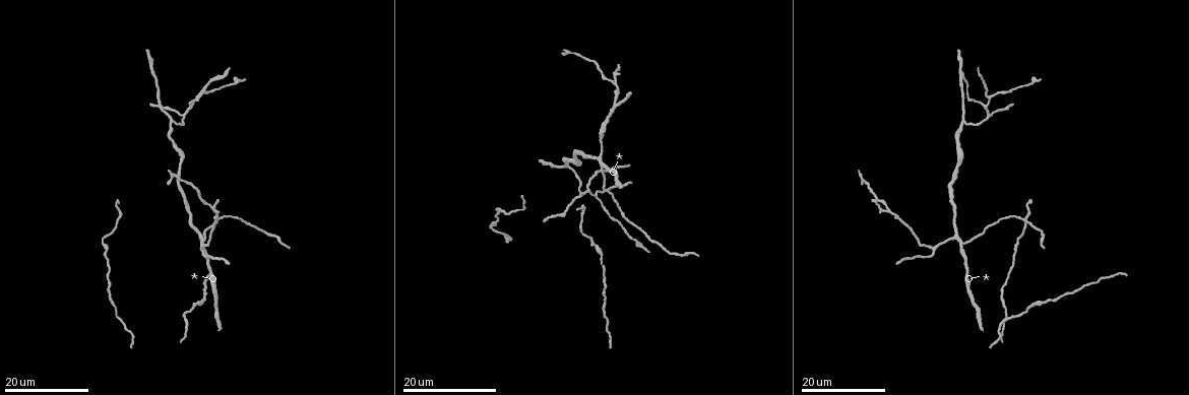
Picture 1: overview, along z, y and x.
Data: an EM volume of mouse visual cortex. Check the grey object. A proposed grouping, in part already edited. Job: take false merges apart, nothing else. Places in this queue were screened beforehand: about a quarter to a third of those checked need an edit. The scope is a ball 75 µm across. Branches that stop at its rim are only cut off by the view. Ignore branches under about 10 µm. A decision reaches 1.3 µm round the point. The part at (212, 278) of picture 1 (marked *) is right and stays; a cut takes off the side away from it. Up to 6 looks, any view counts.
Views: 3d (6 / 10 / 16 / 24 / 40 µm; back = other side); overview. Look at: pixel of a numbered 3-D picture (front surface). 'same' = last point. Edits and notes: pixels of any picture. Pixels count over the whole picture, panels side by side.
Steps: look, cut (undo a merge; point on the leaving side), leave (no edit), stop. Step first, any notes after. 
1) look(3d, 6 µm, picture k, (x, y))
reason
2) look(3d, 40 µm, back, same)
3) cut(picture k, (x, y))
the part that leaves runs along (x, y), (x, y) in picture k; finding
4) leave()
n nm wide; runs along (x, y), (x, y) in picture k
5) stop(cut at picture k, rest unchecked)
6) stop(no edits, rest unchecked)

look(3d, 16 µm, picture 1, (964, 244))
three arms meet

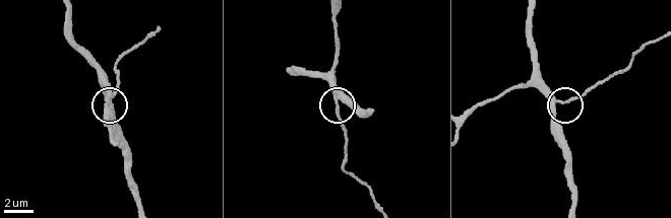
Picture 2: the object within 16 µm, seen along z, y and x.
look(3d, 6 µm, picture 2, (557, 102))
zoom in

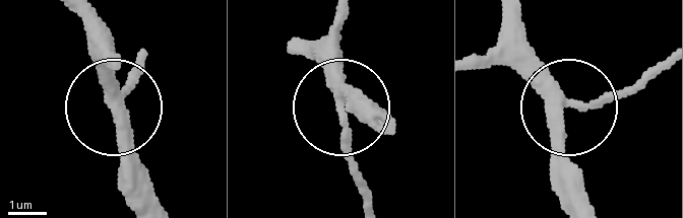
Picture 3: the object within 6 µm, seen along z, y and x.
leave()
runs along (577, 201), (567, 107), (622, 97), (658, 75) in picture 3; one neuron here

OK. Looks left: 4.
look(3d, 24 µm, picture 1, (101, 241))
thick turns thin

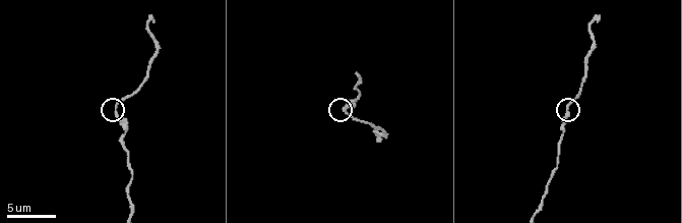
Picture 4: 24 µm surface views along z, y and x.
look(3d, 6 µm, picture 4, (567, 114))

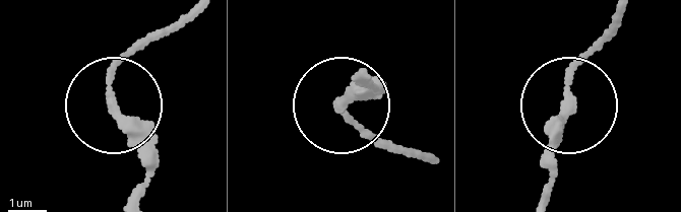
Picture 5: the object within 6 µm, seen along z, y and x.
leave()
runs along (135, 202), (145, 143), (109, 75), (141, 40) in picture 5; one neuron here

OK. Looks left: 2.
look(3d, 24 µm, picture 1, (934, 250))
arms part here

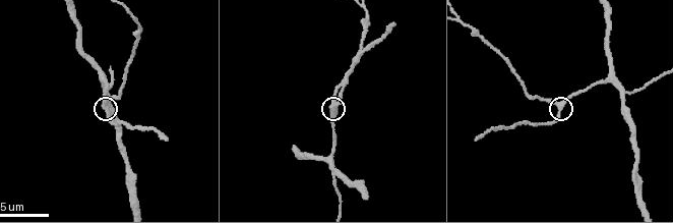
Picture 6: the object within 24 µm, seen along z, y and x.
look(3d, 6 µm, picture 6, (332, 107))

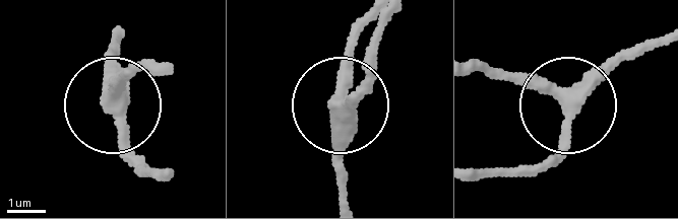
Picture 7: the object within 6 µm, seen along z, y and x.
leave()
3 arms; runs along (664, 33), (606, 66), (570, 104), (557, 144), (521, 169) in picture 7; all the same neuron

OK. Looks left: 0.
stop(no edits, rest unchecked)

